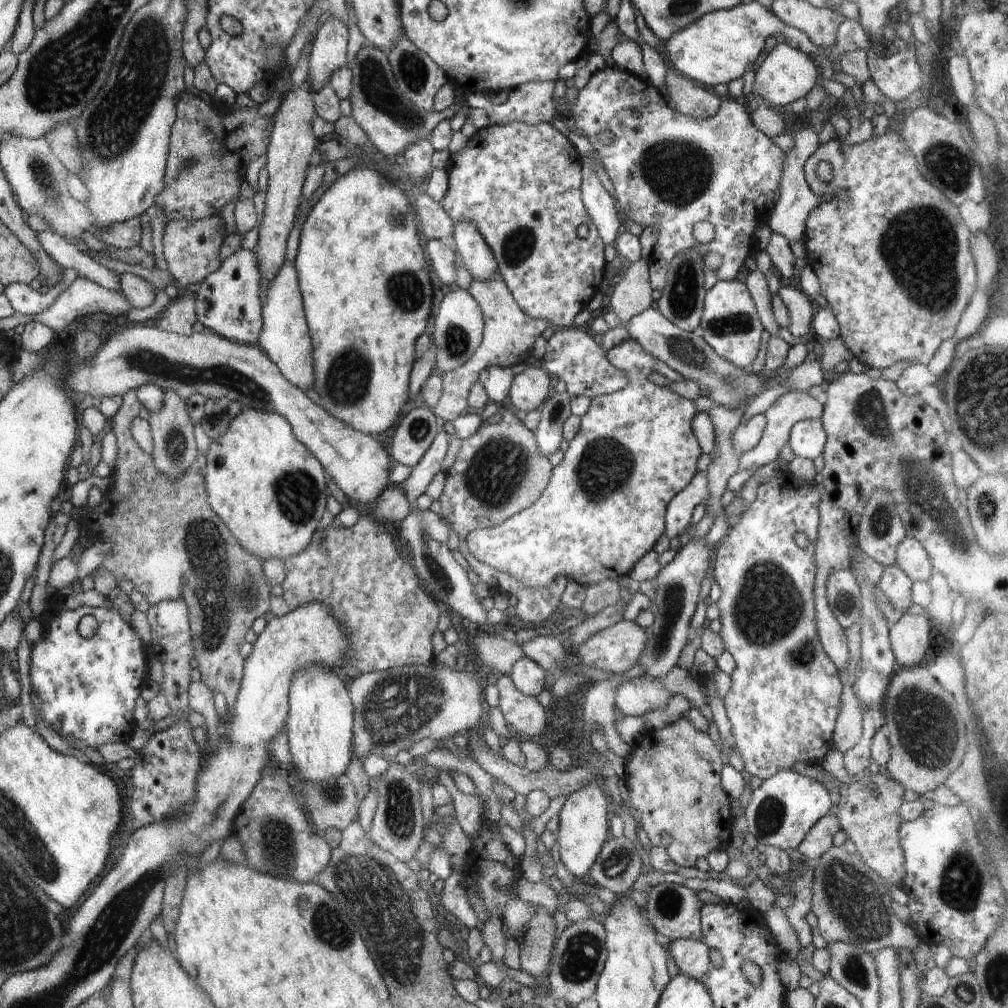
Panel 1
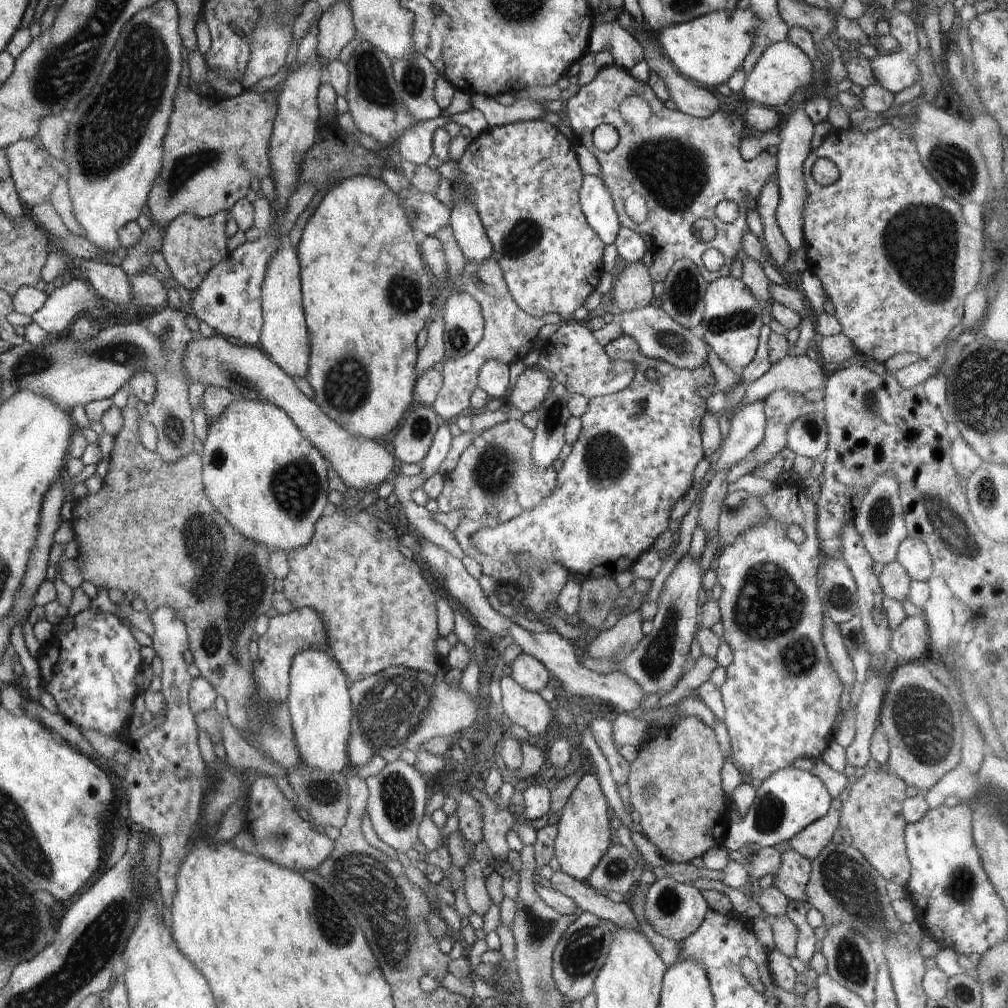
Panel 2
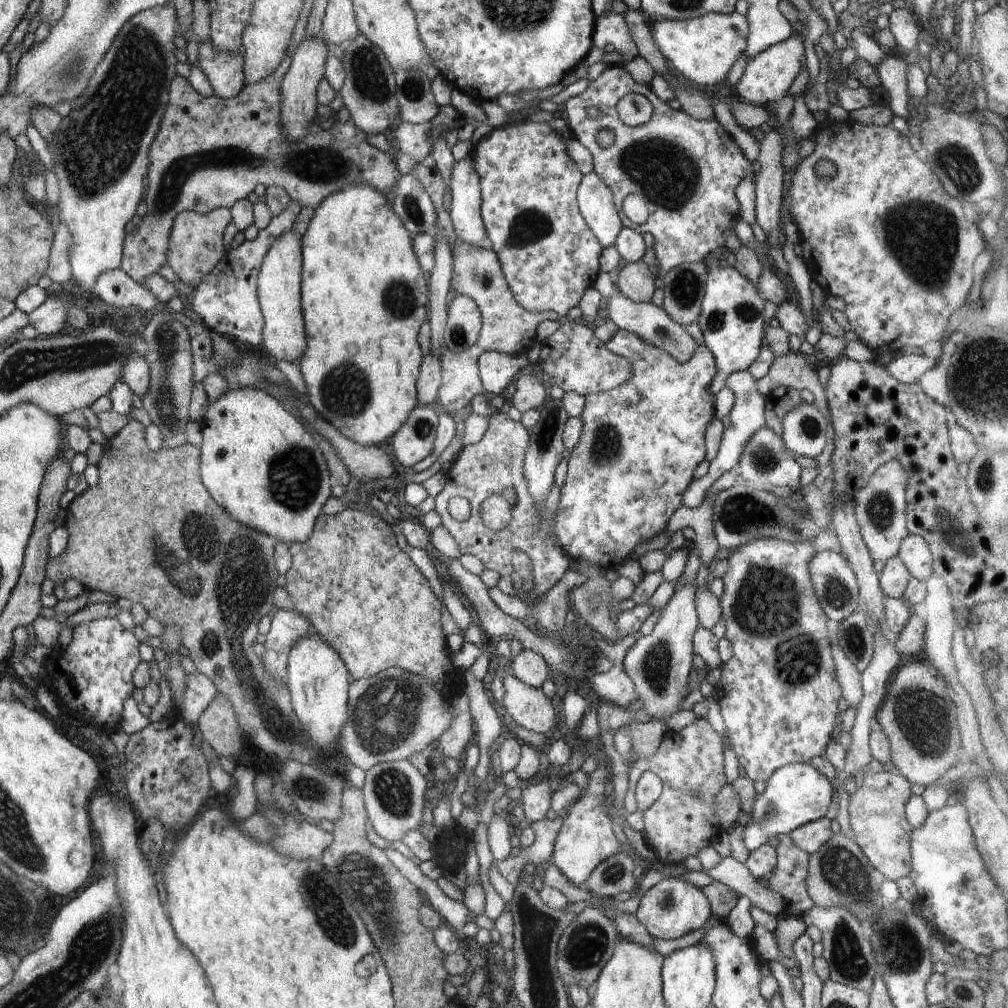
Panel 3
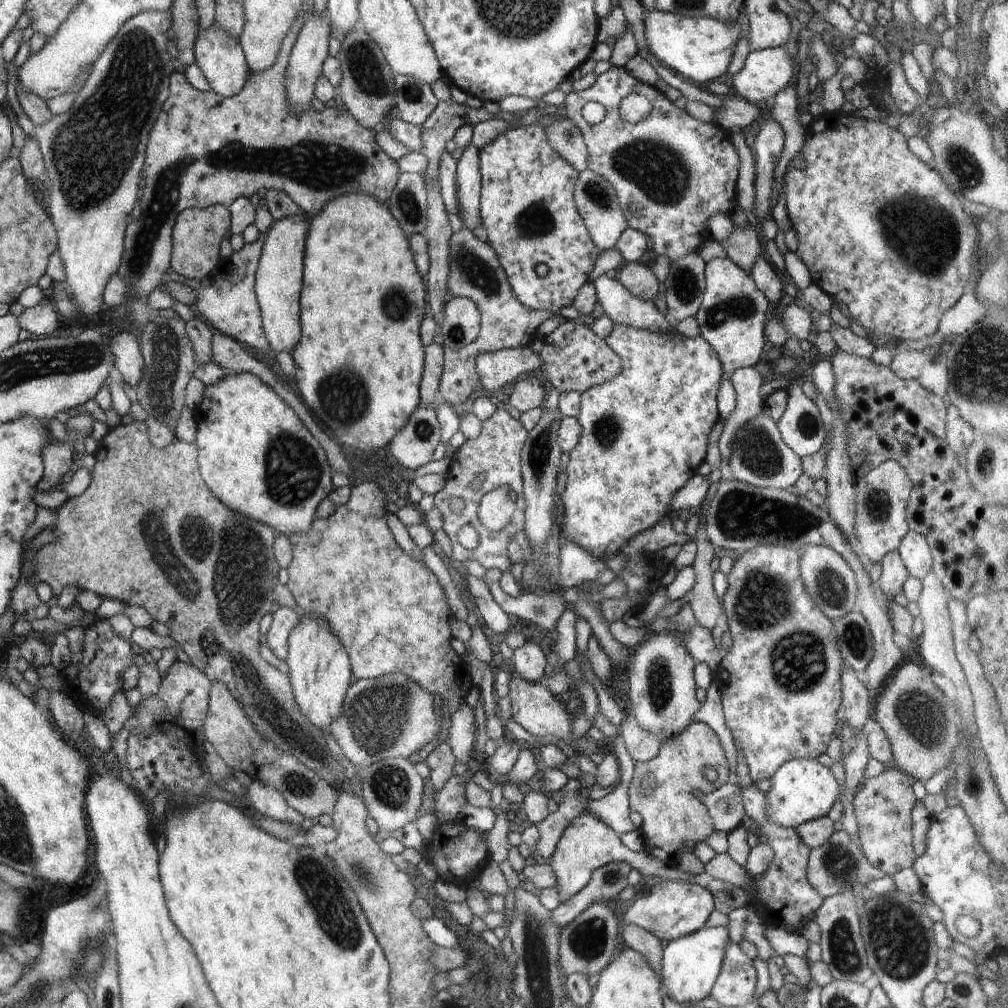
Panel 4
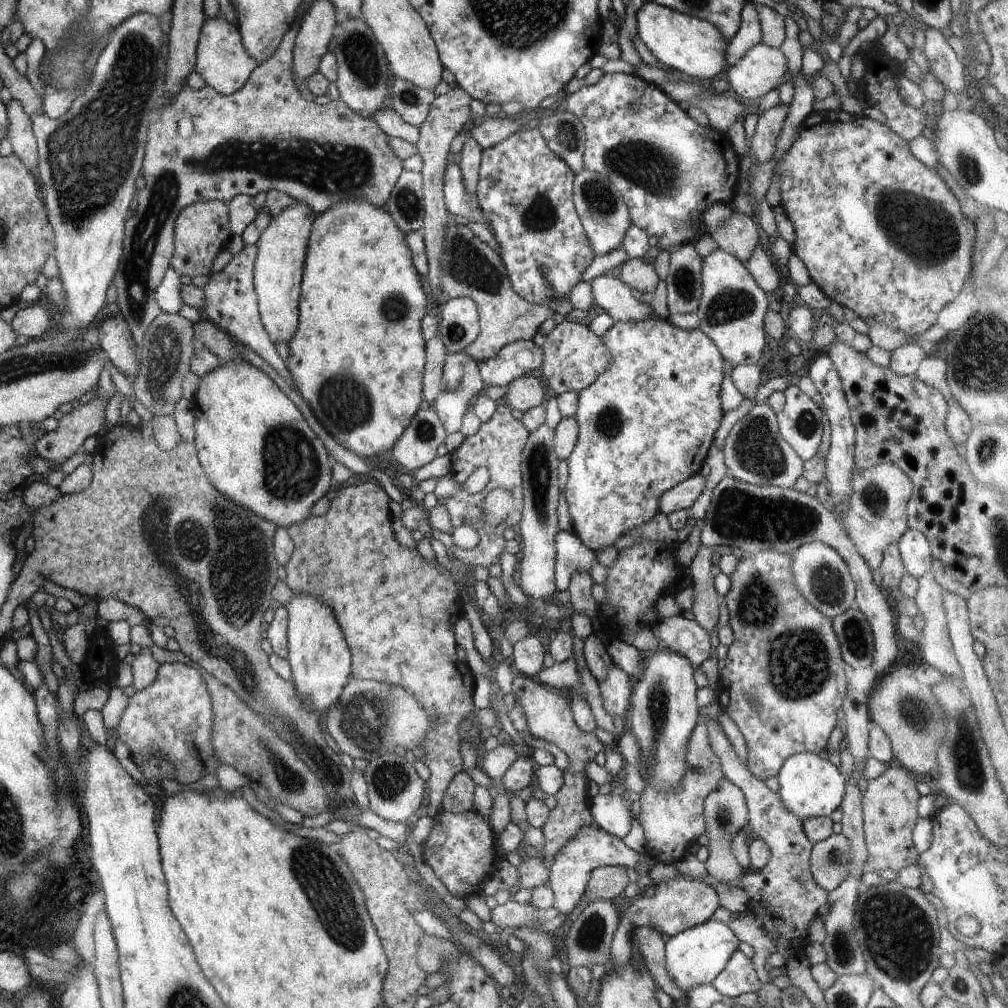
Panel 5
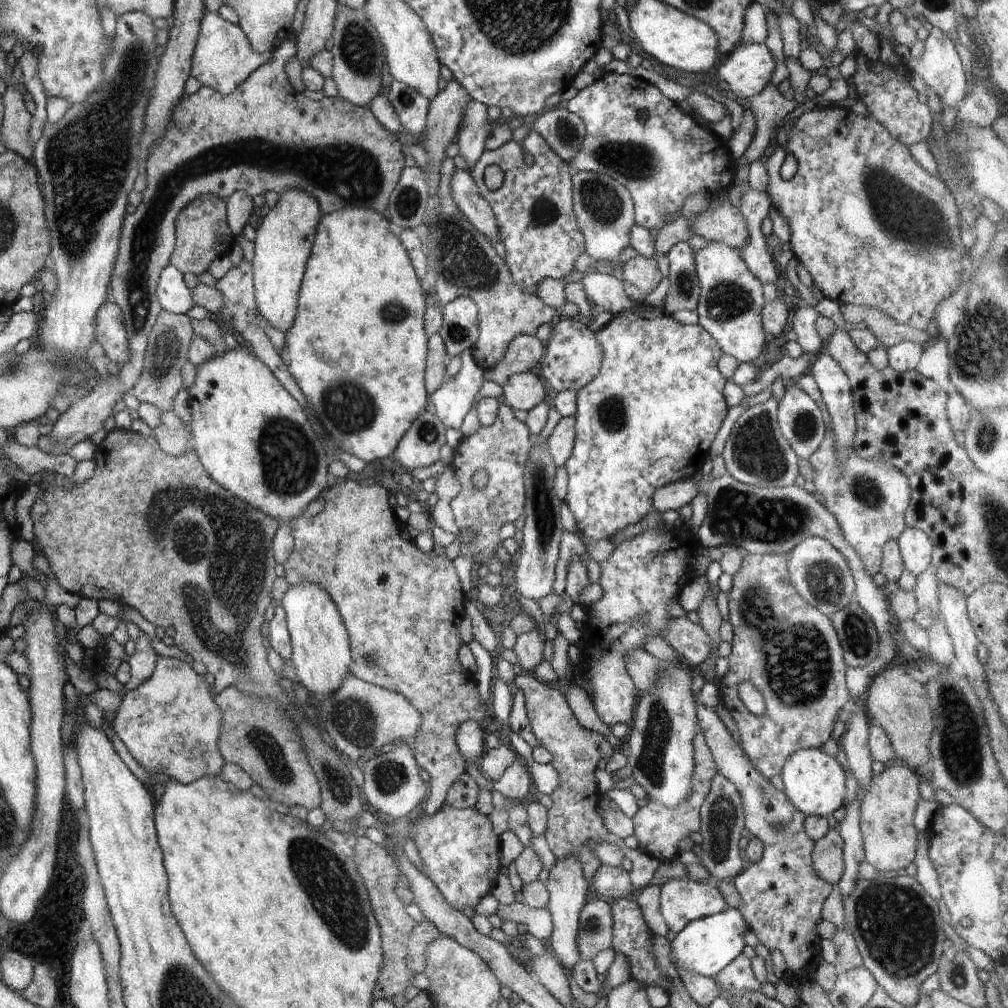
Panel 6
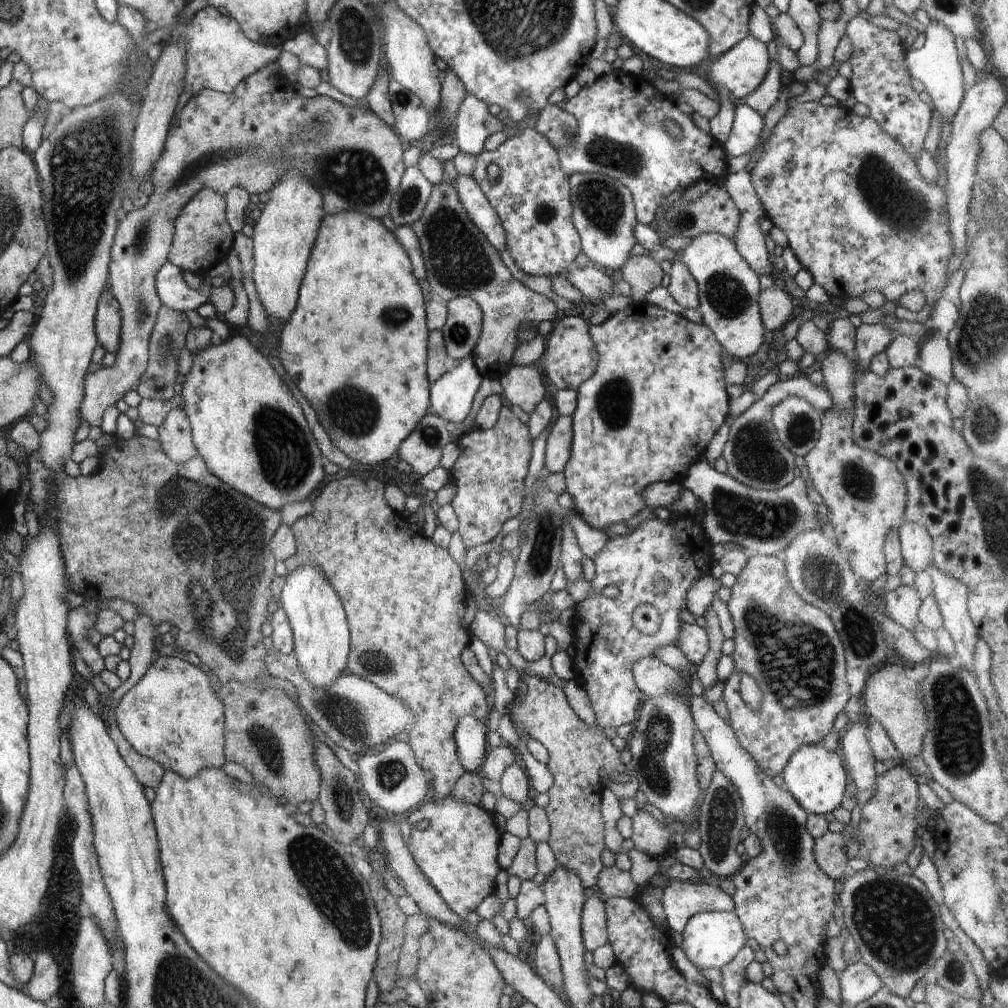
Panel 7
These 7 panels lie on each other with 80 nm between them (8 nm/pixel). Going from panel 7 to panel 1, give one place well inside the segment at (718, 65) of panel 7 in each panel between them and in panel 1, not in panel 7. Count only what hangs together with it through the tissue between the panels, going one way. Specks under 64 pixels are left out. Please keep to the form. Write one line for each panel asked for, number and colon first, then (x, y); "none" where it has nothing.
1: (784, 74)
2: (783, 68)
3: (767, 77)
4: (767, 71)
5: (763, 68)
6: (748, 69)

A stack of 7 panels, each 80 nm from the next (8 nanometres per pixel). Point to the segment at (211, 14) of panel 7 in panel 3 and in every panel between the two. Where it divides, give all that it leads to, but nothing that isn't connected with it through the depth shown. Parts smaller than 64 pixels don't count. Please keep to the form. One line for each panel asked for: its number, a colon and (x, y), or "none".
3: (224, 71)
4: (220, 57)
5: (221, 59)
6: (223, 58)

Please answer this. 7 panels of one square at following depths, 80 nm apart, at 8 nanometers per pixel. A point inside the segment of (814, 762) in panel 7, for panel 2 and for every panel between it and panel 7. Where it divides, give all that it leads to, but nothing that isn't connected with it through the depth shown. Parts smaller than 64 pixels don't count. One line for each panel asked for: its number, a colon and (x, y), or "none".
2: (788, 801)
3: (796, 794)
4: (802, 790)
5: (810, 786)
6: (813, 781)

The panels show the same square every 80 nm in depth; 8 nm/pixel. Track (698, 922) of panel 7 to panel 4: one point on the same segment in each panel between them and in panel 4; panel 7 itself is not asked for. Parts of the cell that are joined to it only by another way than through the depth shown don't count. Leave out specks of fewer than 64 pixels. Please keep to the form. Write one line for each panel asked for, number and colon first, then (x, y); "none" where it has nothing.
4: (690, 965)
5: (695, 957)
6: (705, 946)

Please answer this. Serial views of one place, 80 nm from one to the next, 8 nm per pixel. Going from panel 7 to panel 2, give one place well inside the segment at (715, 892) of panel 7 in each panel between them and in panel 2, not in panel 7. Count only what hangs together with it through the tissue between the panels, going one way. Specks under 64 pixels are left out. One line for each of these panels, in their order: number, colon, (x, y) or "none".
2: (674, 909)
3: (672, 908)
4: (672, 909)
5: (681, 903)
6: (683, 900)

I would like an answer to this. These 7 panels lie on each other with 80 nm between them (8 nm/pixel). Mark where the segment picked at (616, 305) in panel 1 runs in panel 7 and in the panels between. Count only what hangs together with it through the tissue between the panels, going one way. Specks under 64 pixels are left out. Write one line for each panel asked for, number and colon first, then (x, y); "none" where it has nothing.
2: (633, 290)
3: (635, 281)
4: (639, 280)
5: (638, 274)
6: (643, 272)
7: (641, 271)

